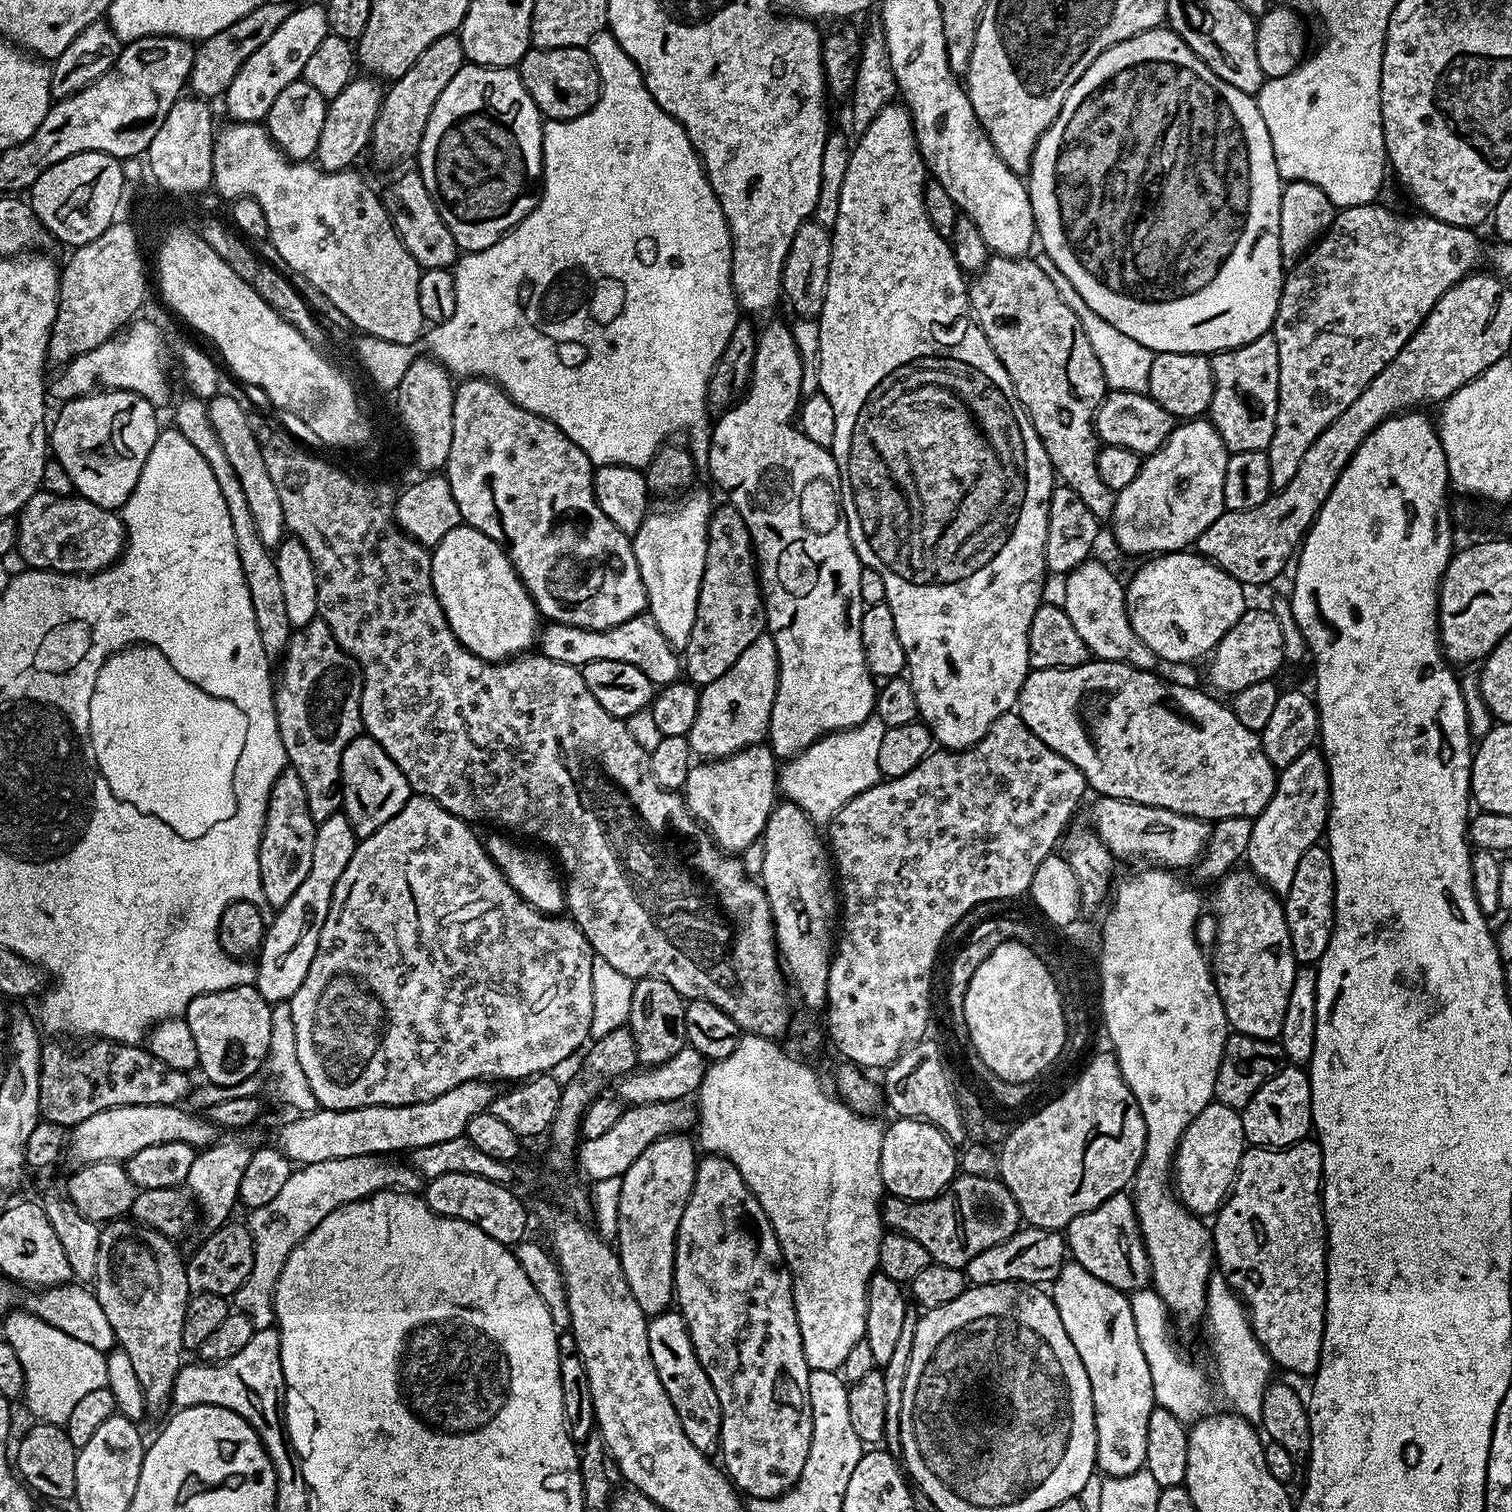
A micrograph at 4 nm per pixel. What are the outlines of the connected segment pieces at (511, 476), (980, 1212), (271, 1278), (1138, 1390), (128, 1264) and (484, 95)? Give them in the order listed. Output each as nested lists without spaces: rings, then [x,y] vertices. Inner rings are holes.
[[[464,378],[455,389],[454,438],[446,475],[461,521],[500,544],[545,621],[601,632],[641,615],[648,599],[631,539],[602,514],[592,489],[594,465],[587,454],[558,425],[518,406],[491,380]]]
[[[965,1174],[956,1179],[932,1200],[904,1200],[885,1195],[880,1206],[885,1229],[901,1232],[920,1243],[935,1263],[964,1268],[982,1250],[1006,1242],[1022,1227],[1022,1217],[1014,1194],[997,1177],[976,1177]]]
[[[359,1156],[358,1158],[338,1158],[330,1162],[314,1162],[297,1167],[290,1174],[290,1178],[286,1178],[286,1182],[282,1185],[282,1191],[272,1199],[266,1202],[266,1206],[258,1206],[251,1209],[250,1218],[247,1217],[246,1223],[250,1234],[252,1235],[252,1245],[254,1246],[254,1266],[250,1270],[250,1274],[246,1278],[246,1282],[242,1282],[242,1286],[234,1294],[235,1307],[246,1314],[246,1318],[250,1318],[253,1329],[270,1328],[276,1323],[276,1307],[274,1306],[274,1297],[276,1296],[276,1283],[282,1274],[282,1266],[286,1266],[286,1258],[290,1258],[290,1254],[294,1250],[294,1246],[298,1246],[310,1234],[310,1230],[314,1230],[314,1226],[318,1226],[318,1222],[322,1222],[322,1218],[326,1218],[326,1214],[330,1214],[334,1210],[338,1210],[344,1204],[349,1204],[355,1200],[362,1200],[366,1196],[372,1196],[376,1192],[385,1190],[390,1192],[411,1192],[419,1193],[422,1188],[422,1177],[415,1168],[407,1163],[395,1164],[395,1159],[383,1156]]]
[[[1075,1262],[1065,1263],[1058,1278],[1050,1285],[1050,1295],[1078,1350],[1082,1366],[1086,1366],[1086,1378],[1090,1378],[1092,1401],[1094,1402],[1094,1422],[1096,1423],[1096,1467],[1105,1477],[1129,1476],[1144,1468],[1146,1458],[1146,1426],[1150,1423],[1150,1410],[1157,1407],[1154,1386],[1150,1382],[1150,1366],[1146,1366],[1146,1354],[1142,1354],[1142,1342],[1138,1342],[1138,1330],[1134,1322],[1131,1299],[1114,1286],[1094,1278],[1090,1270]]]
[[[128,1218],[107,1221],[100,1229],[98,1242],[98,1266],[94,1291],[110,1327],[114,1329],[117,1345],[126,1350],[134,1366],[148,1412],[154,1414],[159,1408],[169,1407],[172,1387],[178,1370],[185,1363],[186,1349],[182,1342],[182,1318],[188,1305],[188,1283],[186,1282],[186,1260],[175,1248],[169,1237],[146,1228]]]
[[[466,62],[458,74],[450,78],[446,90],[438,94],[438,102],[434,102],[434,110],[430,110],[430,122],[426,122],[426,134],[422,134],[418,171],[460,250],[470,253],[494,246],[494,242],[536,207],[534,193],[544,170],[544,125],[540,110],[526,92],[516,68],[487,68]]]

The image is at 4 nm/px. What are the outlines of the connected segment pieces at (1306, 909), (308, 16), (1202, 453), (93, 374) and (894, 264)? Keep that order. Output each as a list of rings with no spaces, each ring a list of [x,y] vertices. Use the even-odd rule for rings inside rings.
[[[1317,846],[1302,854],[1302,862],[1298,862],[1298,871],[1294,873],[1294,882],[1290,882],[1290,890],[1282,903],[1297,965],[1319,965],[1322,954],[1326,954],[1326,946],[1330,946],[1330,934],[1334,927],[1334,870],[1327,847]]]
[[[304,4],[293,7],[290,18],[278,26],[278,31],[274,33],[246,62],[242,62],[242,70],[234,74],[234,82],[224,91],[222,103],[229,112],[233,121],[241,124],[255,124],[263,121],[267,117],[270,106],[278,99],[278,94],[290,86],[290,82],[301,79],[304,74],[304,67],[310,54],[322,42],[322,38],[329,35],[328,19],[324,13],[324,4]]]
[[[1188,418],[1177,423],[1168,440],[1141,463],[1138,478],[1116,493],[1110,527],[1116,544],[1124,552],[1133,552],[1139,558],[1149,554],[1178,552],[1195,545],[1202,530],[1210,527],[1224,511],[1222,482],[1226,478],[1226,462],[1230,453],[1218,430],[1208,418]]]
[[[143,316],[137,317],[120,335],[102,346],[74,357],[59,372],[48,386],[49,397],[56,399],[56,402],[64,403],[89,396],[101,387],[109,391],[136,393],[158,408],[163,407],[170,396],[168,348],[164,336],[158,325]]]
[[[893,102],[870,122],[870,126],[862,133],[859,133],[858,139],[852,144],[852,153],[850,154],[850,166],[846,166],[846,178],[842,182],[842,202],[838,202],[838,218],[836,224],[830,229],[832,234],[832,257],[830,258],[830,274],[826,282],[826,298],[822,302],[822,310],[818,317],[820,326],[820,354],[818,357],[818,388],[819,391],[830,398],[830,406],[834,406],[834,442],[830,449],[832,457],[836,460],[836,465],[840,471],[840,506],[844,510],[844,517],[848,523],[848,533],[850,542],[858,554],[861,565],[870,570],[878,570],[878,575],[882,577],[882,583],[886,585],[886,594],[884,595],[886,603],[890,606],[890,614],[894,614],[894,630],[898,630],[898,642],[902,642],[902,650],[906,654],[907,679],[911,680],[914,686],[914,694],[918,698],[918,710],[920,711],[919,719],[927,724],[932,730],[933,741],[944,750],[963,750],[974,746],[980,739],[988,733],[990,726],[1002,714],[1013,711],[1017,707],[1020,699],[1020,691],[1026,682],[1029,674],[1028,667],[1028,631],[1030,622],[1042,603],[1040,596],[1044,592],[1044,576],[1046,569],[1044,566],[1044,547],[1046,546],[1046,534],[1048,533],[1048,503],[1050,494],[1054,487],[1054,473],[1052,463],[1030,422],[1030,418],[1024,413],[1024,407],[1020,405],[1018,394],[1010,382],[1010,374],[998,362],[986,334],[976,324],[976,318],[972,315],[972,306],[968,302],[969,281],[965,273],[960,271],[958,262],[952,253],[952,245],[945,237],[938,234],[938,230],[930,222],[928,217],[928,207],[924,201],[924,185],[926,183],[926,169],[924,159],[920,153],[920,148],[916,145],[916,131],[912,129],[912,116],[908,113],[903,103]]]

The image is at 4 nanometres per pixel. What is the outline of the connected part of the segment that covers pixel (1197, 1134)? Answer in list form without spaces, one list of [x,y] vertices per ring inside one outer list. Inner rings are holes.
[[[1208,1104],[1206,1110],[1186,1126],[1186,1132],[1176,1147],[1174,1192],[1180,1203],[1201,1218],[1219,1212],[1220,1205],[1227,1200],[1232,1185],[1236,1183],[1236,1171],[1240,1168],[1245,1147],[1240,1112],[1225,1104]]]

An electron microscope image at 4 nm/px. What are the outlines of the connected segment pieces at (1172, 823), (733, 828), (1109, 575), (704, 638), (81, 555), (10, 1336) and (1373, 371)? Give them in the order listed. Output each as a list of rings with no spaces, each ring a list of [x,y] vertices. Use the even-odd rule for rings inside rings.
[[[1100,796],[1093,802],[1090,824],[1113,857],[1120,859],[1121,856],[1124,860],[1148,859],[1149,865],[1169,870],[1191,869],[1212,837],[1212,824],[1207,820],[1109,796]]]
[[[761,742],[720,760],[693,763],[692,769],[686,774],[682,795],[688,804],[688,811],[707,828],[717,848],[728,854],[743,853],[745,848],[757,843],[764,835],[764,827],[777,799],[775,796],[778,796],[778,757],[767,743]]]
[[[1096,558],[1083,560],[1073,572],[1067,573],[1063,580],[1063,610],[1095,659],[1122,662],[1149,670],[1157,667],[1155,664],[1158,664],[1158,657],[1148,649],[1146,642],[1142,642],[1142,638],[1134,634],[1130,626],[1128,611],[1124,605],[1125,585],[1106,565],[1099,564]]]
[[[727,502],[721,504],[721,508],[713,507],[708,523],[706,570],[698,590],[698,614],[694,618],[694,630],[690,630],[690,642],[682,649],[683,671],[697,686],[722,678],[738,662],[742,650],[766,632],[764,598],[750,530],[736,508]]]
[[[37,490],[21,506],[16,525],[16,552],[28,568],[44,568],[71,576],[91,574],[112,567],[124,554],[126,537],[119,511],[98,506],[79,494],[59,496]]]
[[[13,1310],[3,1320],[3,1339],[14,1346],[18,1362],[22,1364],[23,1403],[28,1403],[28,1408],[36,1415],[37,1421],[67,1425],[74,1405],[81,1398],[90,1394],[90,1390],[108,1387],[105,1353],[94,1350],[94,1346],[86,1346],[86,1342],[78,1342],[78,1338],[70,1338],[70,1334],[62,1334],[58,1326],[42,1322],[42,1318],[27,1310]]]
[[[1380,202],[1339,209],[1328,231],[1307,250],[1296,265],[1287,269],[1280,291],[1278,310],[1270,329],[1270,335],[1275,338],[1278,346],[1278,418],[1274,418],[1274,438],[1270,438],[1267,450],[1273,489],[1285,488],[1290,483],[1290,478],[1294,478],[1306,450],[1314,446],[1314,438],[1318,438],[1318,434],[1322,434],[1322,430],[1326,430],[1330,422],[1334,422],[1334,418],[1338,418],[1338,414],[1342,414],[1342,410],[1346,410],[1346,406],[1350,406],[1350,402],[1354,402],[1354,398],[1358,398],[1358,394],[1366,390],[1368,383],[1399,354],[1402,346],[1406,346],[1409,338],[1423,326],[1424,320],[1432,307],[1440,301],[1442,294],[1446,294],[1446,290],[1450,290],[1459,280],[1463,280],[1465,276],[1481,267],[1480,259],[1484,256],[1484,248],[1473,229],[1447,224],[1433,216],[1415,215],[1395,216],[1390,209],[1383,208]]]

